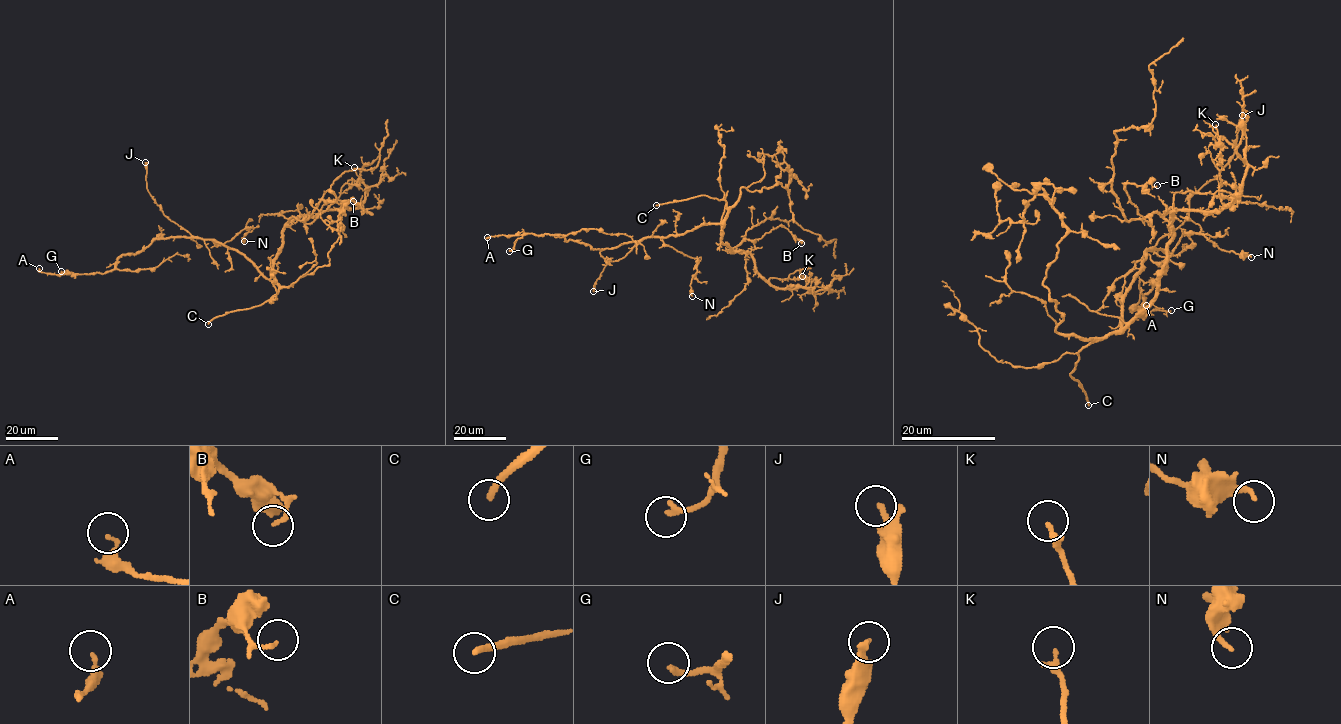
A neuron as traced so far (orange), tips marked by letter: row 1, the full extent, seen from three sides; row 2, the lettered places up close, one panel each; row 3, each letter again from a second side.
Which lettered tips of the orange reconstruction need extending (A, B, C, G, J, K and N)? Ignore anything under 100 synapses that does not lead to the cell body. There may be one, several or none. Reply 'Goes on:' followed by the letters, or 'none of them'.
Goes on: C

